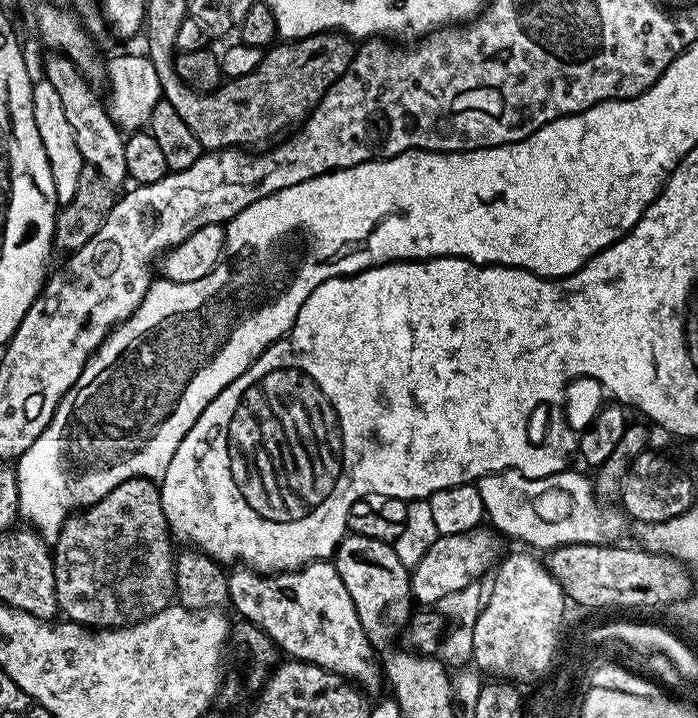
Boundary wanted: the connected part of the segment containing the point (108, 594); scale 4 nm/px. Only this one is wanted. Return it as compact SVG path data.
M138 478L128 479L120 483L118 487L110 492L104 499L87 509L70 516L65 520L64 526L60 531L59 538L54 542L53 564L55 566L55 594L57 609L71 623L82 623L86 626L95 625L105 627L123 627L125 624L134 624L138 621L151 619L154 613L161 612L167 608L175 597L176 574L175 574L175 557L172 552L172 535L168 530L168 523L165 520L165 511L162 510L162 502L159 487L150 480Z

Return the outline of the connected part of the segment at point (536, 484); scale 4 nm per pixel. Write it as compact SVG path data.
M574 468L564 469L546 478L534 479L514 470L500 471L484 475L476 485L482 495L484 513L491 527L503 537L520 540L526 543L523 545L534 550L540 548L542 552L548 552L553 548L572 544L613 544L619 541L618 538L624 532L625 515L619 509L611 511L598 505L600 500L591 477L574 471Z

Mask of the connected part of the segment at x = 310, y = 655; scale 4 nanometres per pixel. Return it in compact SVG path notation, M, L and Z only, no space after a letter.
M321 558L294 572L275 574L261 574L247 566L237 569L227 573L228 599L231 607L236 607L235 615L258 625L281 653L337 672L365 689L382 680L378 653L366 638L362 622L358 622L358 612L335 563Z

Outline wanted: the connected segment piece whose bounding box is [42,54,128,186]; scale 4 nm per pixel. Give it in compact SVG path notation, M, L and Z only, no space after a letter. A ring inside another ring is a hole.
M52 54L43 61L43 79L58 90L62 107L66 110L66 118L70 127L74 129L74 142L78 142L78 150L82 154L85 165L93 168L110 186L125 183L128 180L126 170L126 150L124 149L125 137L121 129L117 128L112 117L109 116L107 107L92 93L93 85L81 76L80 72L65 56Z

